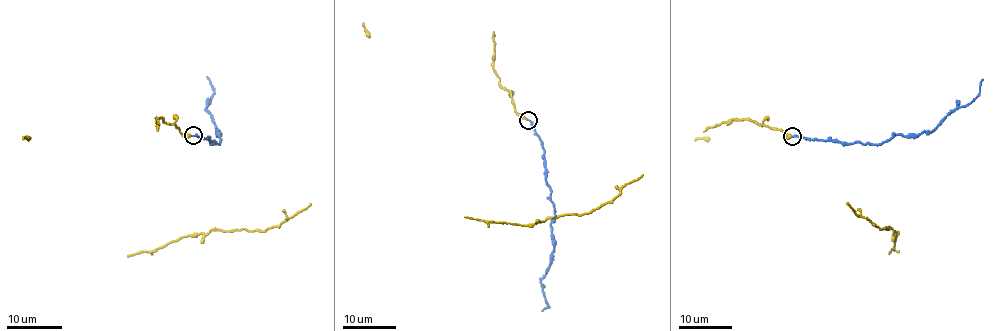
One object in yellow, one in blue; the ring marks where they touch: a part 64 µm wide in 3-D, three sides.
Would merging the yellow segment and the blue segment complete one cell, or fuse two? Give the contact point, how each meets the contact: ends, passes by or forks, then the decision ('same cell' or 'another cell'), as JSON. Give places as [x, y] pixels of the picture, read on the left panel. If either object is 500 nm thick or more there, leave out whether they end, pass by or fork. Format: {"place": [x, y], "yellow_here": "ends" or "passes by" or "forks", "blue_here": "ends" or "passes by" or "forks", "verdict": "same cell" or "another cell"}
{"place": [193, 135], "yellow_here": "ends", "blue_here": "ends", "verdict": "same cell"}

